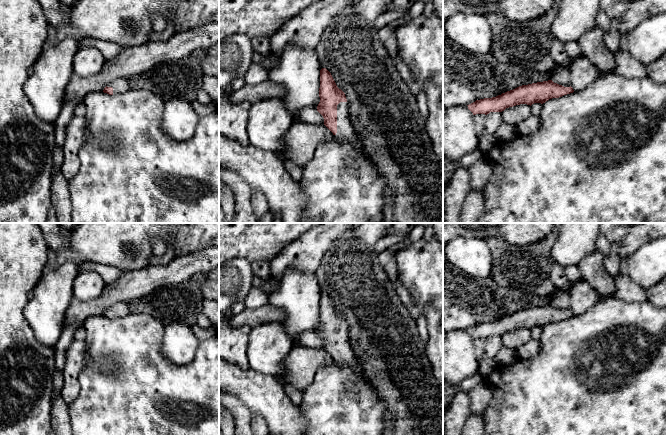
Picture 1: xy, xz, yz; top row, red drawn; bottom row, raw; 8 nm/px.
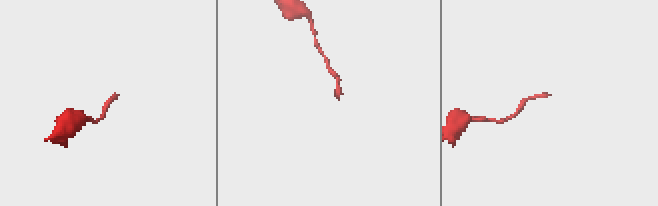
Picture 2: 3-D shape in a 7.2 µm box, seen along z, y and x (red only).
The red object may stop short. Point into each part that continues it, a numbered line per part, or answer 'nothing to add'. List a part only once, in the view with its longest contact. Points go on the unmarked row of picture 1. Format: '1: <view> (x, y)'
1: xz (345, 356)

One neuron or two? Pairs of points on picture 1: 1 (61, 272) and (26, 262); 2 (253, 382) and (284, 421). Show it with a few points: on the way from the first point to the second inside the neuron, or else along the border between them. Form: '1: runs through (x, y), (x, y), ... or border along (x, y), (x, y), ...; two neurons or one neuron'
1: border along (49, 248), (42, 275), (33, 288); two neurons
2: runs through (261, 392), (278, 411); one neuron

